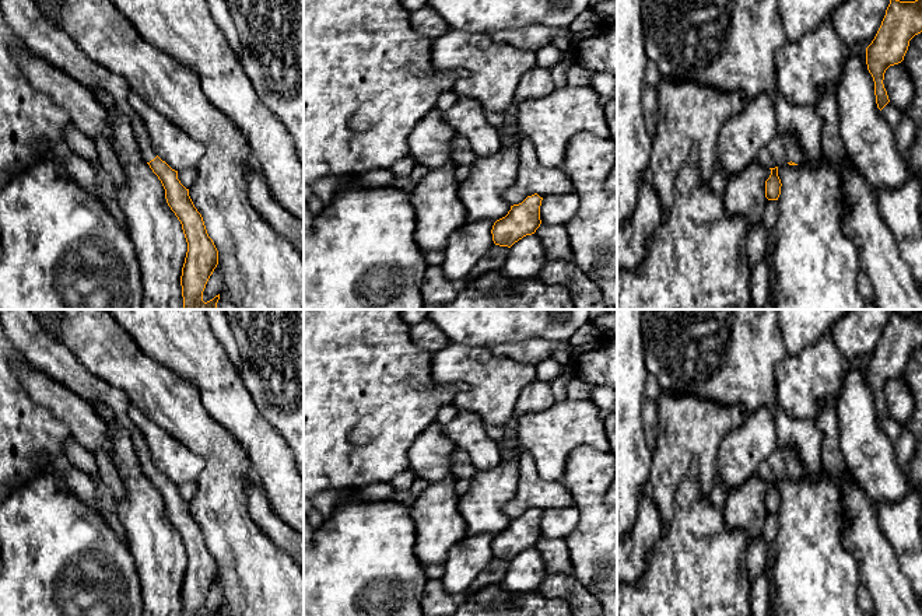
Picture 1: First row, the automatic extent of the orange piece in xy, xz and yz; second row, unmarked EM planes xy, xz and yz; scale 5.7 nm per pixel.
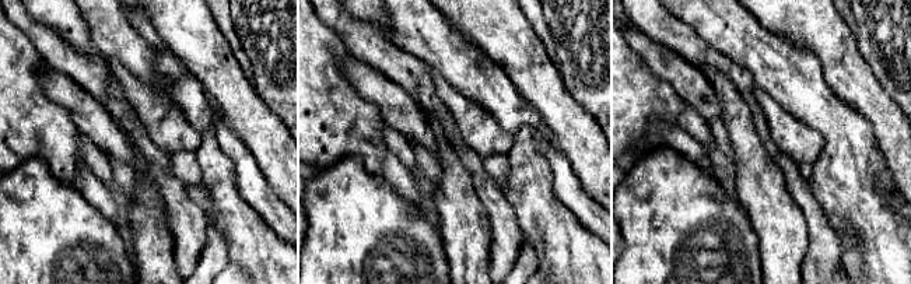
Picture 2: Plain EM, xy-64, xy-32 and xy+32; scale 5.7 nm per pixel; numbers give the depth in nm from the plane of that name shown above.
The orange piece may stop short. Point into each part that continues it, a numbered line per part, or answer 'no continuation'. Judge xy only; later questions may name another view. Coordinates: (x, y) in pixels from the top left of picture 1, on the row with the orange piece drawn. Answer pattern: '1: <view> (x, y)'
1: xy (45, 39)

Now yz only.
1: yz (781, 149)

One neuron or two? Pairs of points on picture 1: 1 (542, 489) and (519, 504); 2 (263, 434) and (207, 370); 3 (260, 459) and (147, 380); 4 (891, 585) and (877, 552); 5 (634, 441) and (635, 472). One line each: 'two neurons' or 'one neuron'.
1: one neuron
2: one neuron
3: two neurons
4: one neuron
5: one neuron

